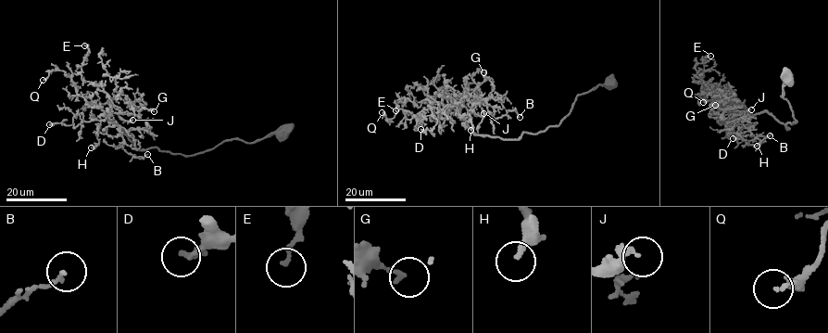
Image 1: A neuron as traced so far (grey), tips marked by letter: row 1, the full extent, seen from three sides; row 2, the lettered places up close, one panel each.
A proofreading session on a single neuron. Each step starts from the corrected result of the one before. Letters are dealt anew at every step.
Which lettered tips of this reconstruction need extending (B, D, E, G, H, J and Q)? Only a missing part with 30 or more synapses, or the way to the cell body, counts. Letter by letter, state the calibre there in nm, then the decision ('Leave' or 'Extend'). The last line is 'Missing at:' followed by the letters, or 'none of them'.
B: Thickness 140 nm. Leave
D: Thickness 170 nm. Leave
E: Thickness 140 nm. Leave
G: Thickness 160 nm. Leave
H: Thickness 240 nm. Leave
J: Thickness 240 nm. Leave
Q: Thickness 110 nm. Leave
Missing at: none of them

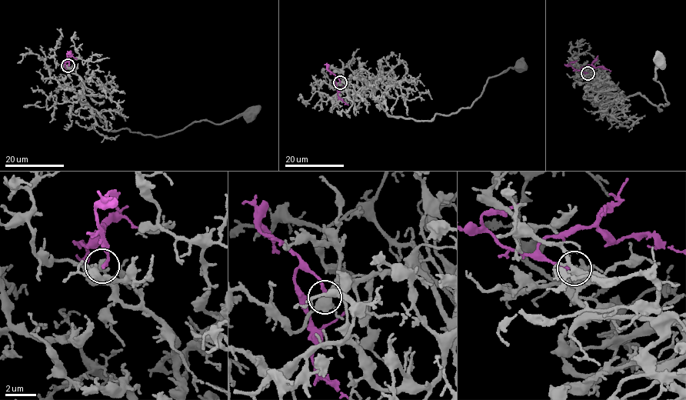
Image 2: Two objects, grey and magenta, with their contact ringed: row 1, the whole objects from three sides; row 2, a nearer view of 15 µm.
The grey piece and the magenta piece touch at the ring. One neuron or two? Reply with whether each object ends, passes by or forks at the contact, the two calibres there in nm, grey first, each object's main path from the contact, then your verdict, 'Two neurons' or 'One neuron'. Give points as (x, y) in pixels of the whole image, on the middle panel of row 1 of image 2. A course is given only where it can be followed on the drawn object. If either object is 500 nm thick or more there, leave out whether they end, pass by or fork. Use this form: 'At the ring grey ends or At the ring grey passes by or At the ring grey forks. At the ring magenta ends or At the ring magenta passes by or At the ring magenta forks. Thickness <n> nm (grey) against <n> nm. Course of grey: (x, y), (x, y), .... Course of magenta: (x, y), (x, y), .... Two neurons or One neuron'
At the ring grey passes by. At the ring magenta ends. Thickness 420 nm (grey) against 200 nm. Course of grey: (340, 83), (357, 78), (371, 84), (390, 114), (430, 121), (470, 108), (489, 78), (521, 66). Course of magenta: (340, 83), (338, 78), (334, 78), (339, 98), (347, 104). One neuron

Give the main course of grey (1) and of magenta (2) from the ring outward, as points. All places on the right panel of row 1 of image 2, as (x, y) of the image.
1: (587, 72), (602, 91), (638, 93), (659, 111), (669, 103), (654, 79), (660, 62)
2: (587, 73), (581, 68), (591, 64), (611, 71)

